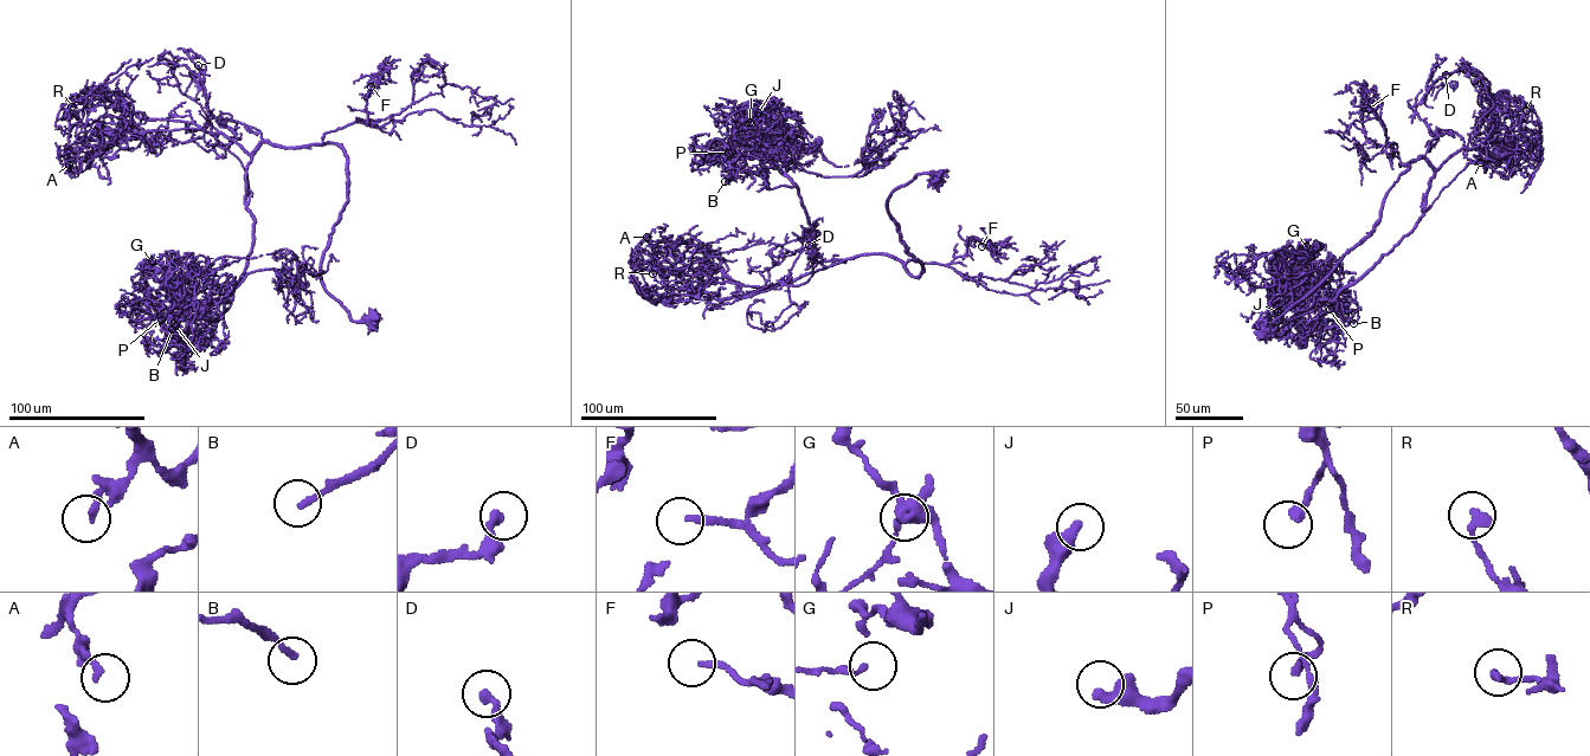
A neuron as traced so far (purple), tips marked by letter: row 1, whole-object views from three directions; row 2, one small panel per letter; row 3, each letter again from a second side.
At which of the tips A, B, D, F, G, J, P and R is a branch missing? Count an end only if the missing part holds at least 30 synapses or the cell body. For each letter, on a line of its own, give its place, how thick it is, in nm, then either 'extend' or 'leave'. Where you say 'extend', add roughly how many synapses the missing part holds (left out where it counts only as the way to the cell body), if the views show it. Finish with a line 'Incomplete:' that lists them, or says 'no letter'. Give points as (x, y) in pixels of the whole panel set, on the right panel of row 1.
A: (1480, 162) | 200 nm | leave
B: (1353, 323) | 190 nm | leave
D: (1446, 75) | 280 nm | leave
F: (1369, 109) | 190 nm | extend | 35 syn
G: (1306, 246) | 110 nm | leave
J: (1278, 311) | 480 nm | extend | 80 syn
P: (1330, 309) | 280 nm | leave
R: (1526, 110) | 280 nm | leave
Incomplete: F, J

